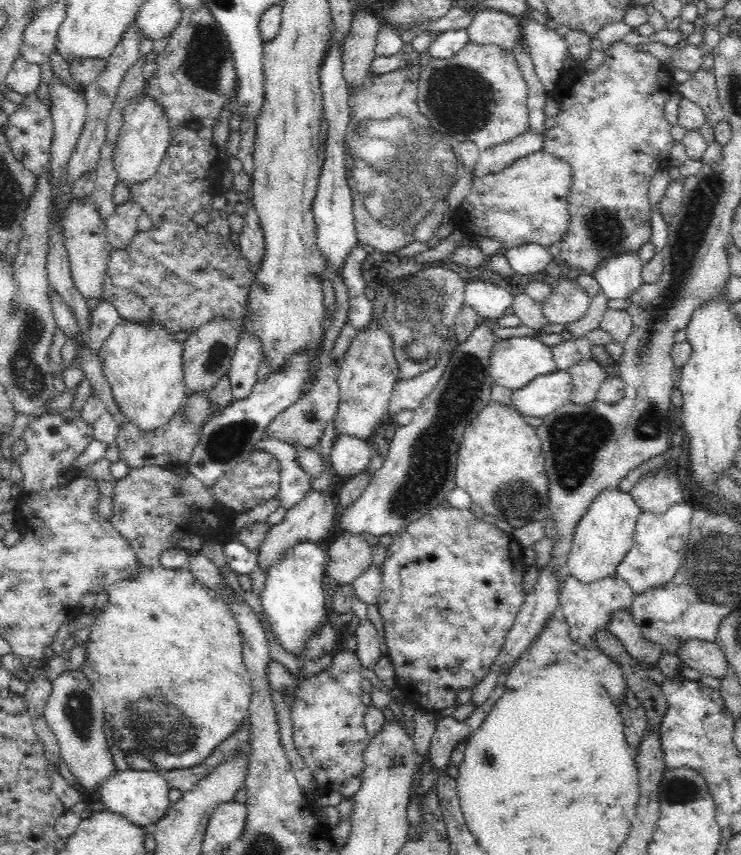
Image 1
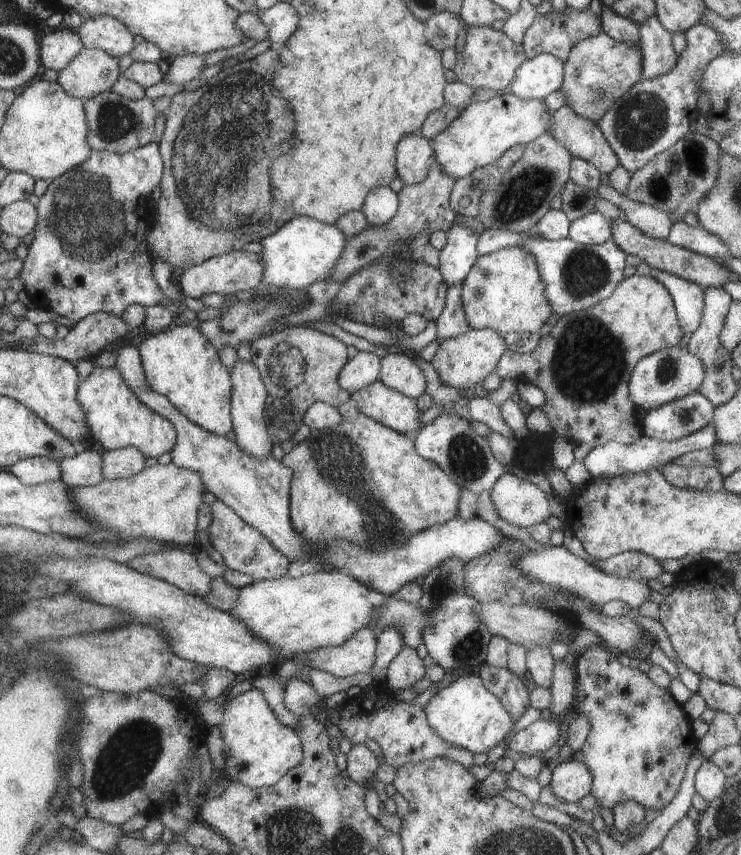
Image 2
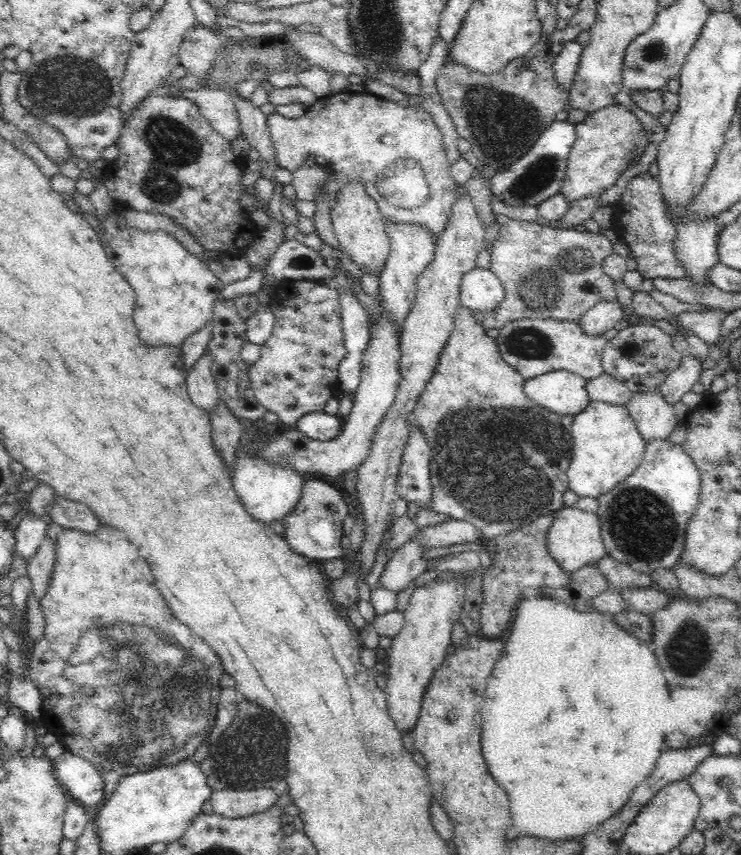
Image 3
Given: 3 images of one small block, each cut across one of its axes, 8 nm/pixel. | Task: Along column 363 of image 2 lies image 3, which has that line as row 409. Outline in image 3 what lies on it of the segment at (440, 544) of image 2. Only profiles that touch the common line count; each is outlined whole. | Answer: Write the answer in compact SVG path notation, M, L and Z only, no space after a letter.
M564 369L528 379L523 390L531 400L559 416L574 418L591 404L586 380Z

